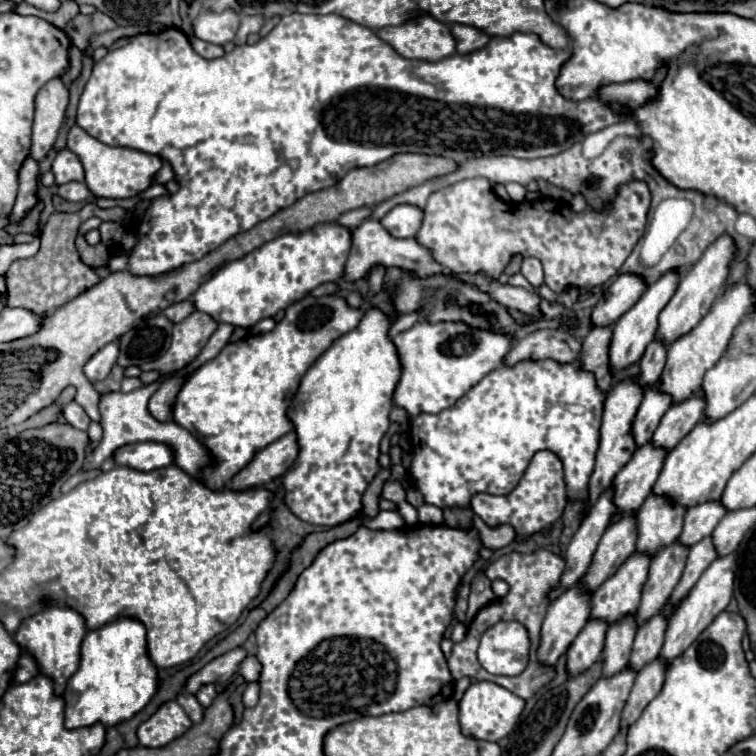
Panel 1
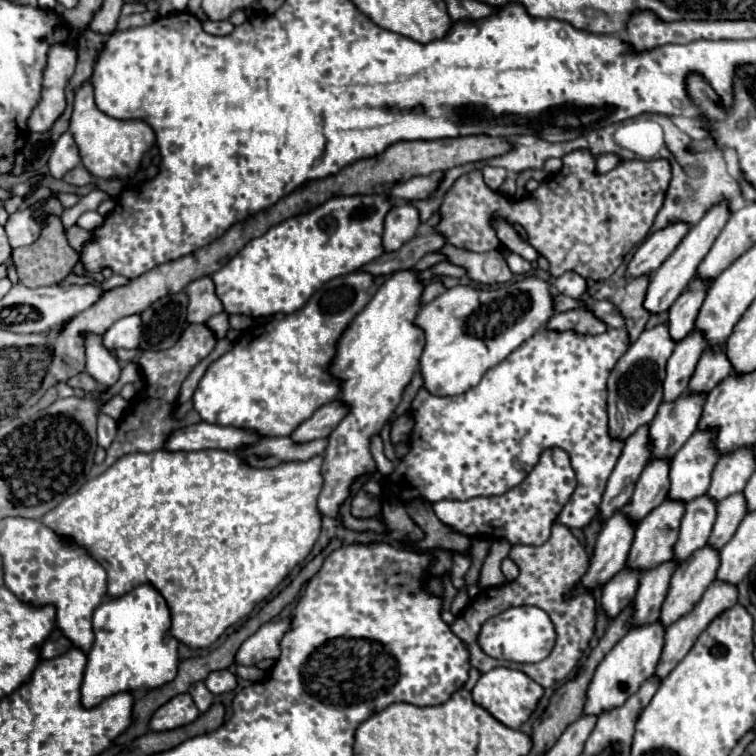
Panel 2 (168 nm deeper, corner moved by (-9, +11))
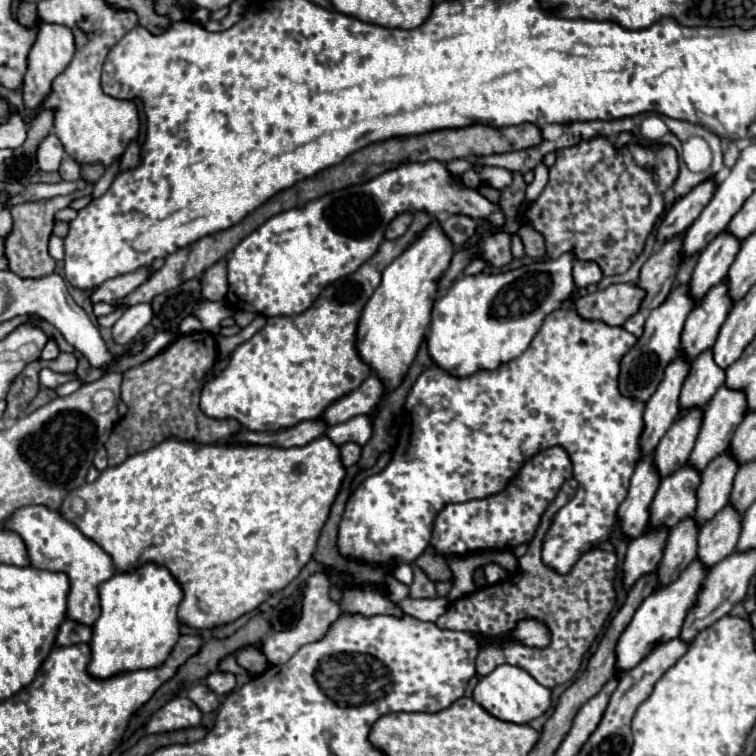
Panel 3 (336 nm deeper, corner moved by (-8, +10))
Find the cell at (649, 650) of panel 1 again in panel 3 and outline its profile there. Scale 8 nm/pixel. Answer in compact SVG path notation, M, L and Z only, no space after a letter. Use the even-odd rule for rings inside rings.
M727 504L711 522L699 530L697 560L709 570L717 562L725 560L737 544L741 530L741 514Z

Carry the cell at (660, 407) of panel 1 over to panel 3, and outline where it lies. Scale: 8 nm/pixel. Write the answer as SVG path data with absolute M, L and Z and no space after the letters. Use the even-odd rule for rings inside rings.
M723 280L721 284L713 286L691 310L681 334L681 356L687 362L693 362L701 352L713 346L731 306L733 302L727 296L727 286Z

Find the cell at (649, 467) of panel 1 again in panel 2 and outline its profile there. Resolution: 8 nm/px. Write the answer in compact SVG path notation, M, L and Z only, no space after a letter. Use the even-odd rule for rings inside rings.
M682 393L676 401L662 403L658 407L658 413L650 423L650 439L654 445L652 457L672 457L688 441L688 437L698 427L704 403L706 403L706 393Z

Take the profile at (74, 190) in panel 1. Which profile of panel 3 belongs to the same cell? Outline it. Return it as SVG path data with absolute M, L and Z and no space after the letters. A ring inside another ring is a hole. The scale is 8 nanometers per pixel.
M65 156L63 162L61 162L61 168L59 168L59 174L61 174L61 178L67 180L67 182L79 180L79 178L81 178L81 166L79 166L73 158Z

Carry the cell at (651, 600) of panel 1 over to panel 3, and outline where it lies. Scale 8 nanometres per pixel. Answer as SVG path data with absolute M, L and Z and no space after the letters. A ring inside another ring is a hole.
M723 454L715 458L701 474L701 484L697 488L697 508L695 508L695 524L701 528L705 522L709 522L719 510L727 506L729 490L733 484L733 478L737 474L739 466L729 458L729 454Z

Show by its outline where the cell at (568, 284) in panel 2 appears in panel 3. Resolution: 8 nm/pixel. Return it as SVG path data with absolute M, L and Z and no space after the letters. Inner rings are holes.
M575 262L573 264L573 282L577 288L587 288L601 280L601 270L595 262Z

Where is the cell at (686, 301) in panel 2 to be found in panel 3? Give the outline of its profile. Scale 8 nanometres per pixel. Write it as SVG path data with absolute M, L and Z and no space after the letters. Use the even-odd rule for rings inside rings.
M721 232L699 256L697 266L691 274L689 280L689 296L693 298L695 304L701 302L701 298L719 282L723 282L723 278L727 276L727 270L739 250L741 242L737 238L733 238L727 232Z

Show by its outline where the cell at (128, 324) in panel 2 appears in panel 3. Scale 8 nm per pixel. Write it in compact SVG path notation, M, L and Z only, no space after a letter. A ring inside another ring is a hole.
M137 304L137 306L127 308L125 314L111 328L113 340L121 346L135 342L137 336L141 334L141 330L151 322L151 318L153 318L151 304Z

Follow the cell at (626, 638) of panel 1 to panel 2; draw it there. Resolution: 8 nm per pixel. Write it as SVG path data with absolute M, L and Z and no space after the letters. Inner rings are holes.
M670 559L654 569L642 571L640 587L634 597L634 625L652 623L660 617L660 609L670 587L670 577L676 571L676 567L678 561Z

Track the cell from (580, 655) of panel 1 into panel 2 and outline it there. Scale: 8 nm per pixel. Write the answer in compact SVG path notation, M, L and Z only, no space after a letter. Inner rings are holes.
M622 569L618 571L606 585L602 593L602 607L608 617L616 617L636 595L640 581L638 569Z

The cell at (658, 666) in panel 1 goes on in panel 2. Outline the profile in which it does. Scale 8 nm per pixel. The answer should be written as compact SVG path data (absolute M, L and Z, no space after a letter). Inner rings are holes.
M718 579L712 581L712 583L708 585L708 589L704 591L704 595L700 597L700 601L692 607L692 611L686 613L684 617L680 617L678 621L674 621L674 625L668 627L668 631L666 631L666 645L664 645L662 657L660 657L658 667L656 667L656 675L658 675L660 679L664 679L664 677L686 657L686 653L692 649L692 645L694 645L694 641L700 637L700 633L702 633L716 617L720 617L726 609L734 607L736 603L738 603L738 587L736 587L736 585L726 583L726 581L718 581Z

